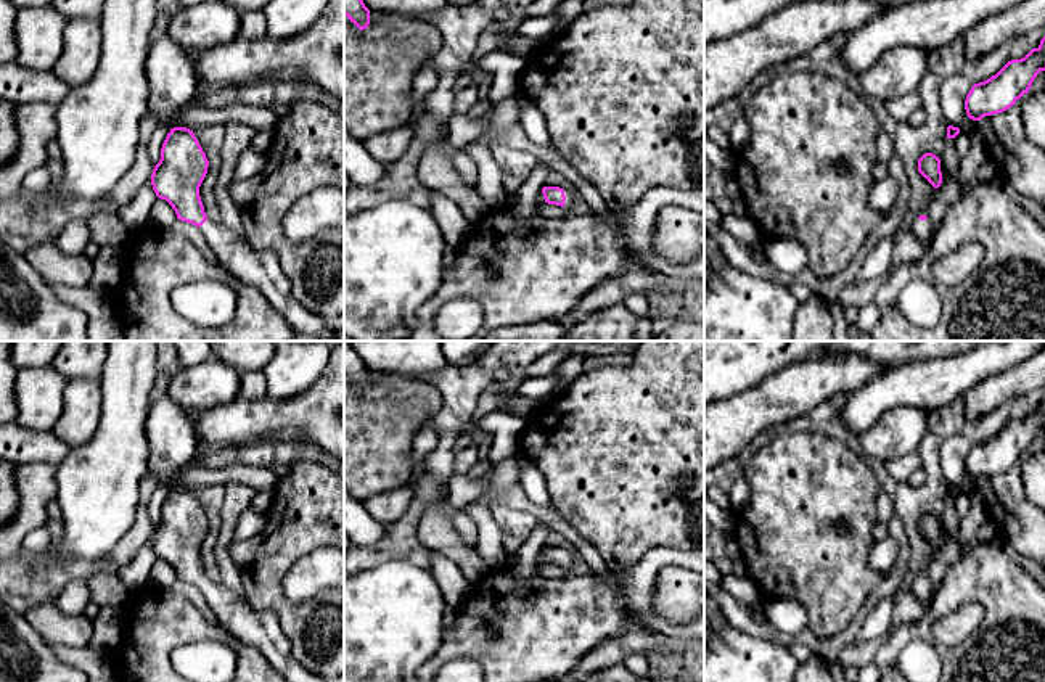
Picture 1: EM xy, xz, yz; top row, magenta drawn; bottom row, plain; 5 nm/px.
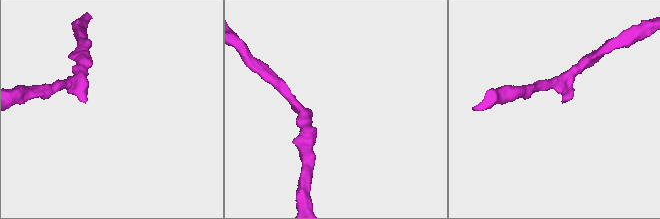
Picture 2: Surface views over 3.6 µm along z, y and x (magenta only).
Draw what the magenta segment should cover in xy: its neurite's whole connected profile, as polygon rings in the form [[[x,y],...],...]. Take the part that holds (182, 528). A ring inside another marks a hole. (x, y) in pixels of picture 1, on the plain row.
[[[174,487],[153,529],[153,550],[172,566],[178,581],[199,587],[219,624],[241,642],[259,648],[286,682],[326,682],[294,659],[273,610],[252,608],[244,597],[236,597],[225,584],[206,576],[199,547],[207,528],[209,521],[193,491]]]

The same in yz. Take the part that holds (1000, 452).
[[[1045,397],[1024,418],[1008,421],[995,436],[971,447],[965,460],[968,478],[981,481],[1006,471],[1029,454],[1040,431],[1045,431]]]

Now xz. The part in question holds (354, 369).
[[[344,341],[344,375],[360,391],[367,389],[370,384],[370,370],[347,341]]]

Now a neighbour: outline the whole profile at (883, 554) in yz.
[[[884,537],[871,547],[870,552],[870,566],[875,571],[887,573],[899,553],[899,545],[892,537]]]

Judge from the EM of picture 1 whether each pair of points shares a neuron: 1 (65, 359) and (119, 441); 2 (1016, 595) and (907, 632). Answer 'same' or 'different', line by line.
1: different
2: same

